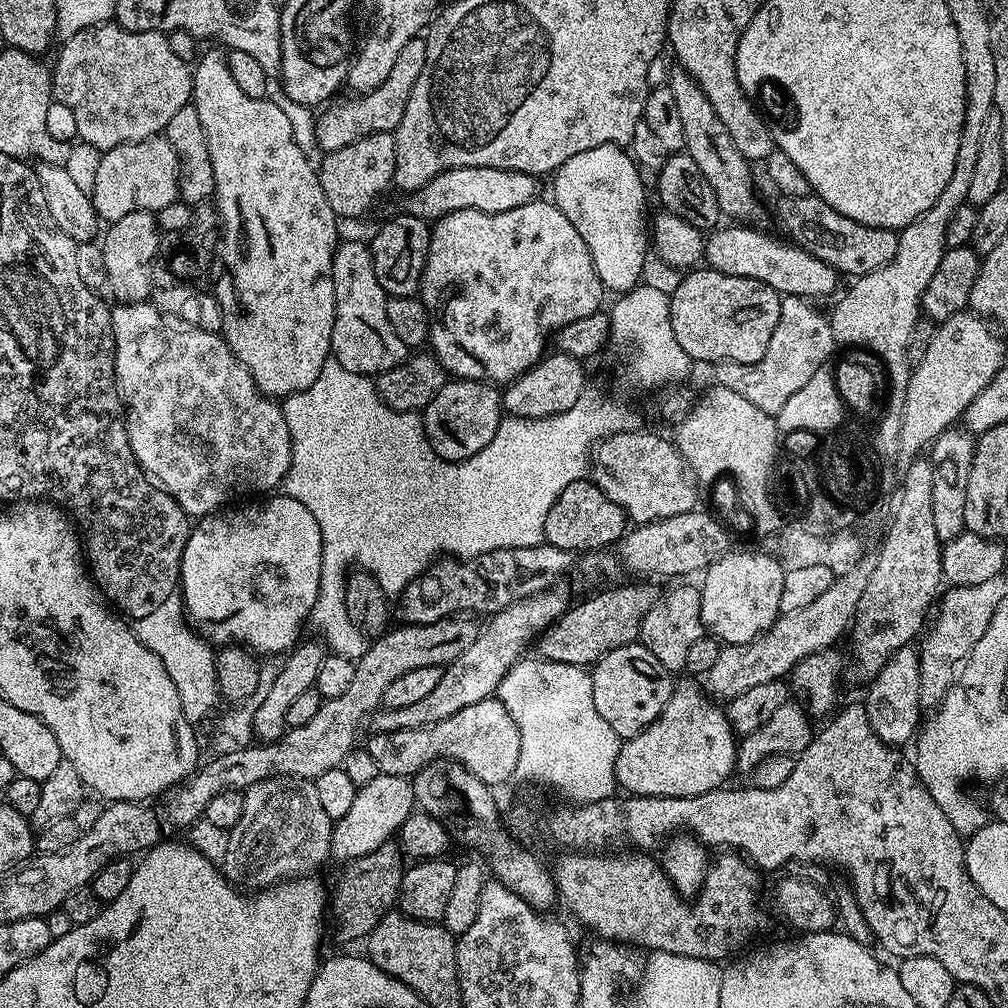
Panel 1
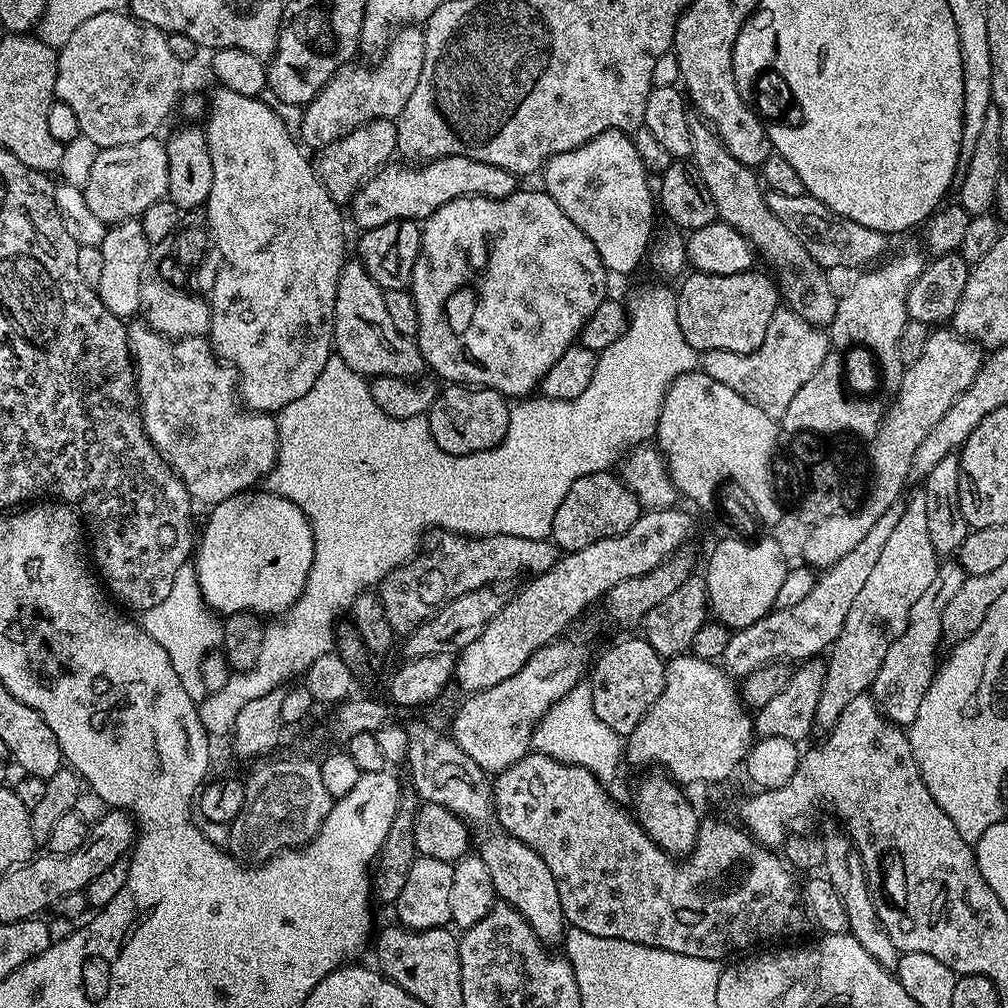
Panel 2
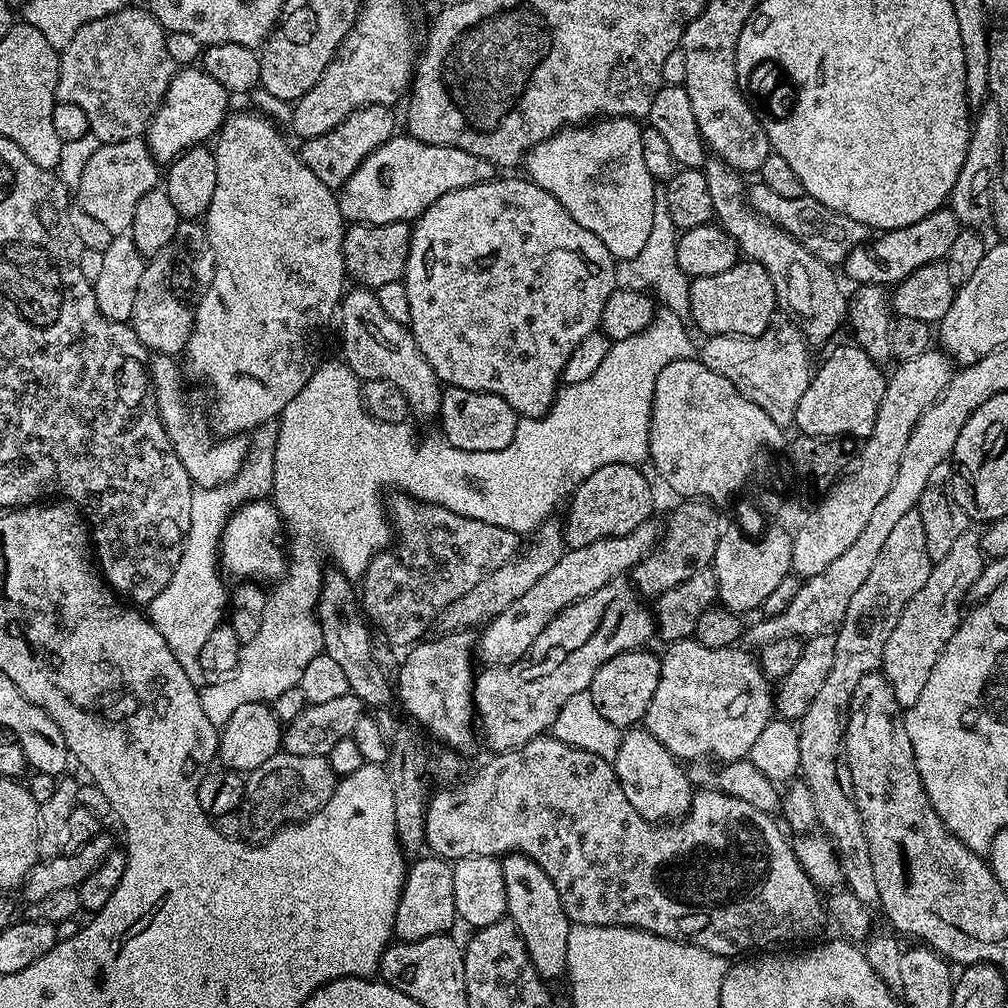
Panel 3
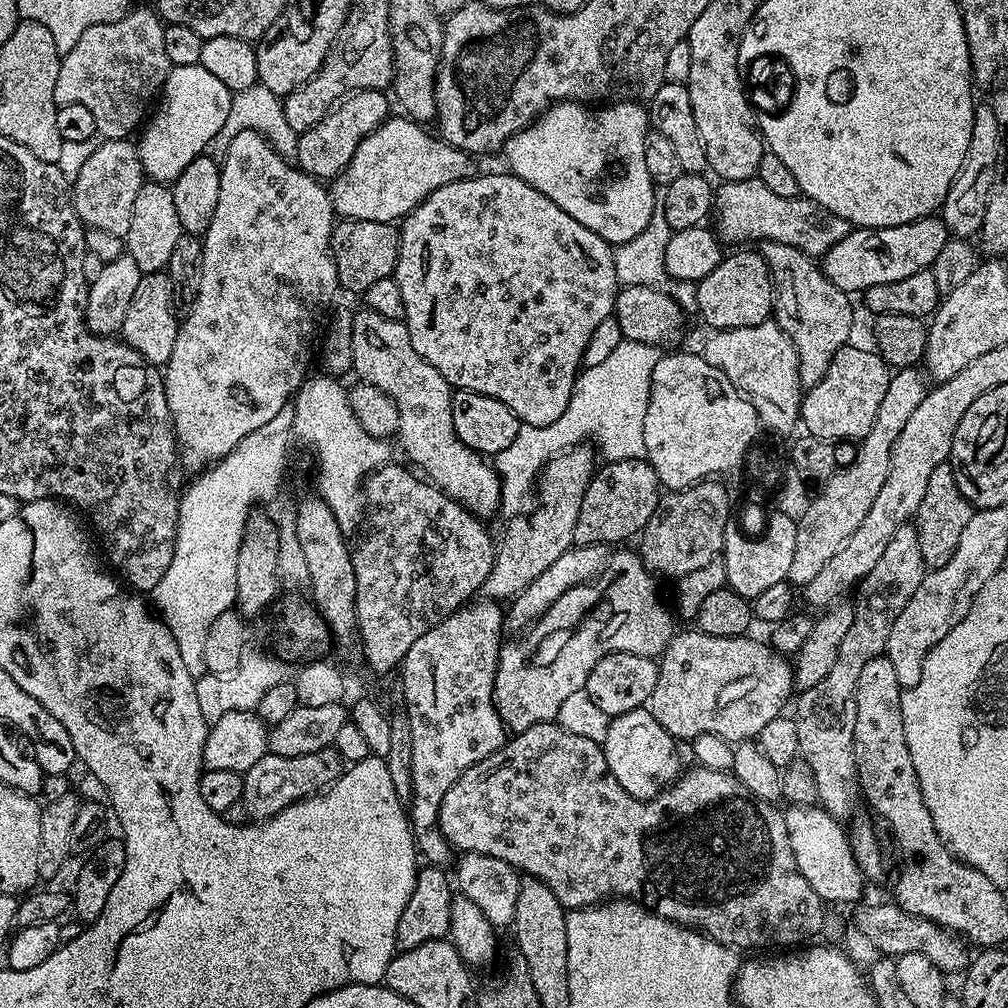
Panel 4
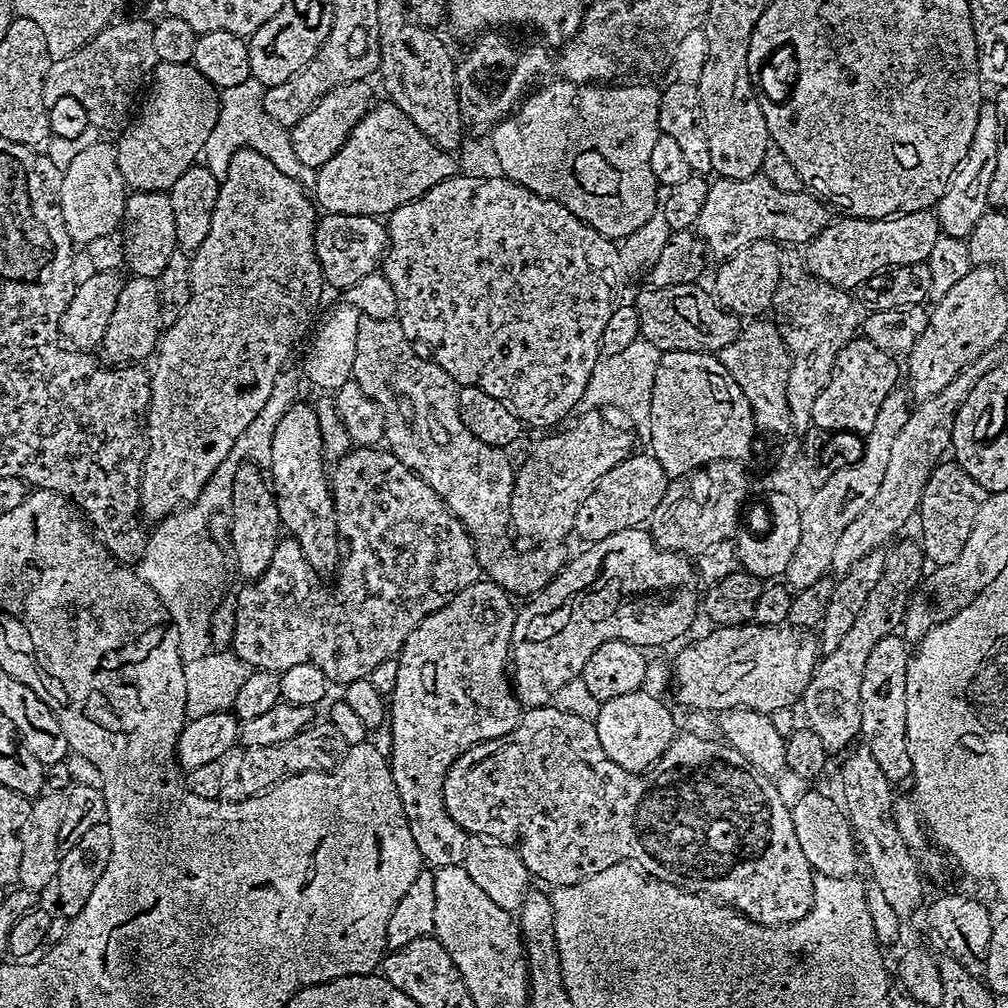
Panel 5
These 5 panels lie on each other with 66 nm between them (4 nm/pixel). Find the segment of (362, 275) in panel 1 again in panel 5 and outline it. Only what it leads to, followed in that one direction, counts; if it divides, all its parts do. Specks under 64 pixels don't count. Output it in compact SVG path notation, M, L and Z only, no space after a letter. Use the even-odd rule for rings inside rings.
M361 315L358 322L358 347L354 353L354 374L352 379L362 386L368 397L374 398L384 415L384 438L387 447L411 472L418 474L449 510L462 522L464 529L472 540L476 557L480 563L481 573L492 580L513 597L531 598L551 582L561 571L562 560L556 550L540 546L535 550L519 552L512 548L514 529L512 526L512 491L516 474L514 464L508 461L508 452L495 448L470 434L462 414L458 410L460 388L455 380L437 366L435 360L427 355L419 356L415 352L413 341L406 338L400 321L379 320Z

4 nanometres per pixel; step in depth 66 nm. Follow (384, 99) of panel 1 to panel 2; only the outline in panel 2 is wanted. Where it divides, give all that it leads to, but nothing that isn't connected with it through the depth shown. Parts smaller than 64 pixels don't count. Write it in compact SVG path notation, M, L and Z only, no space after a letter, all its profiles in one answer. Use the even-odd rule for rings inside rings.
M405 26L399 29L391 37L384 54L376 68L359 68L356 62L345 64L310 103L303 105L298 140L305 149L325 148L330 146L330 142L353 132L360 124L371 120L395 120L402 114L402 106L406 106L410 94L414 94L414 86L418 86L418 74L422 74L426 54L423 27Z

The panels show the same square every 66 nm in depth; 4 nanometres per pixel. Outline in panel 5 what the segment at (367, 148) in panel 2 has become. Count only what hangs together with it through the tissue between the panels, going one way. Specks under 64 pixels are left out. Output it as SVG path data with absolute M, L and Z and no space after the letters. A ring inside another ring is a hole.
M346 80L343 84L334 86L321 96L320 101L312 107L310 114L302 118L302 122L295 124L290 133L295 154L304 165L318 170L346 142L350 130L358 126L358 122L368 113L373 103L371 83L368 80Z

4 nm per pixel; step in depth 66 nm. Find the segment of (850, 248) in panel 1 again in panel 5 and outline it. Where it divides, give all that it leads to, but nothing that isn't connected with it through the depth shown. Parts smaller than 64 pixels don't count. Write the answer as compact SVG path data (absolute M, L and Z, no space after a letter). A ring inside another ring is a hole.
M762 174L741 180L716 178L711 181L694 231L709 257L723 258L759 240L770 240L780 246L807 246L813 238L822 234L822 230L828 228L828 212L829 205L819 196L813 196L807 190L778 190Z

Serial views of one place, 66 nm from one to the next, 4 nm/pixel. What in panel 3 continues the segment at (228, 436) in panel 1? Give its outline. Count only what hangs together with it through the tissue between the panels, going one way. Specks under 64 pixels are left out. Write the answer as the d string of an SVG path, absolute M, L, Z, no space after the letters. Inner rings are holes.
M159 354L153 355L150 360L151 391L156 393L156 405L160 410L164 429L182 462L182 466L186 466L193 485L202 488L217 488L220 484L231 484L233 478L242 470L244 461L248 459L249 437L241 434L221 440L217 439L206 416L206 421L204 421L203 414L188 405L188 396L184 393L183 382L180 381L182 368L179 363L177 363L178 365L176 363L177 361L173 357Z

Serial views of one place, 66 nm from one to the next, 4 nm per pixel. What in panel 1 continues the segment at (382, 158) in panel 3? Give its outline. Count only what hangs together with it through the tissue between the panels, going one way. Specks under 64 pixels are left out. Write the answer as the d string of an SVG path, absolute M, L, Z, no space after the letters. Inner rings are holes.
M472 166L448 170L426 182L426 186L407 197L407 215L417 216L435 222L454 210L482 210L498 213L514 210L514 206L524 206L526 202L537 199L537 177L525 172L507 172L490 166Z

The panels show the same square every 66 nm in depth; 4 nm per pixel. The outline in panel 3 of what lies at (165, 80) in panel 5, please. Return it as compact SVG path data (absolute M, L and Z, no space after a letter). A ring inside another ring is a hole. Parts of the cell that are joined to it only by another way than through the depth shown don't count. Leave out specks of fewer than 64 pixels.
M181 67L170 82L160 109L152 115L152 121L148 123L146 143L156 163L167 166L186 150L211 141L229 115L228 100L230 93L220 83L214 82L214 78L210 78L203 67Z

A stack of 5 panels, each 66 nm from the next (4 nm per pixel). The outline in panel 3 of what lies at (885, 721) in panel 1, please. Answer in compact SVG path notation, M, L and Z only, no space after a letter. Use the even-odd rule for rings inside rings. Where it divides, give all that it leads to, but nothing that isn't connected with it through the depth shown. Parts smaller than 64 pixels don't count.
M969 530L954 542L950 554L946 558L935 561L930 570L930 578L926 578L926 586L906 602L902 614L898 618L898 626L890 634L884 651L882 671L894 690L894 698L901 709L911 709L918 702L918 697L930 678L930 670L934 670L934 662L942 654L946 642L956 633L960 625L962 611L960 603L971 593L974 582L982 574L986 563L983 550L980 549L980 532Z

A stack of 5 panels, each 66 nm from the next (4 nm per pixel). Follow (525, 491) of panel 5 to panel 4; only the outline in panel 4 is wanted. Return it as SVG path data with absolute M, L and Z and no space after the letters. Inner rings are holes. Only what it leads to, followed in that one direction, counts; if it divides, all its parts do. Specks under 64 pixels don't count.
M573 446L558 456L553 456L544 465L538 477L540 501L532 513L521 514L509 519L508 533L504 541L499 541L496 560L492 563L482 592L489 600L508 602L516 597L542 570L547 570L562 554L566 554L574 544L574 526L578 526L578 510L582 510L582 498L586 486L592 479L594 463L588 446Z

